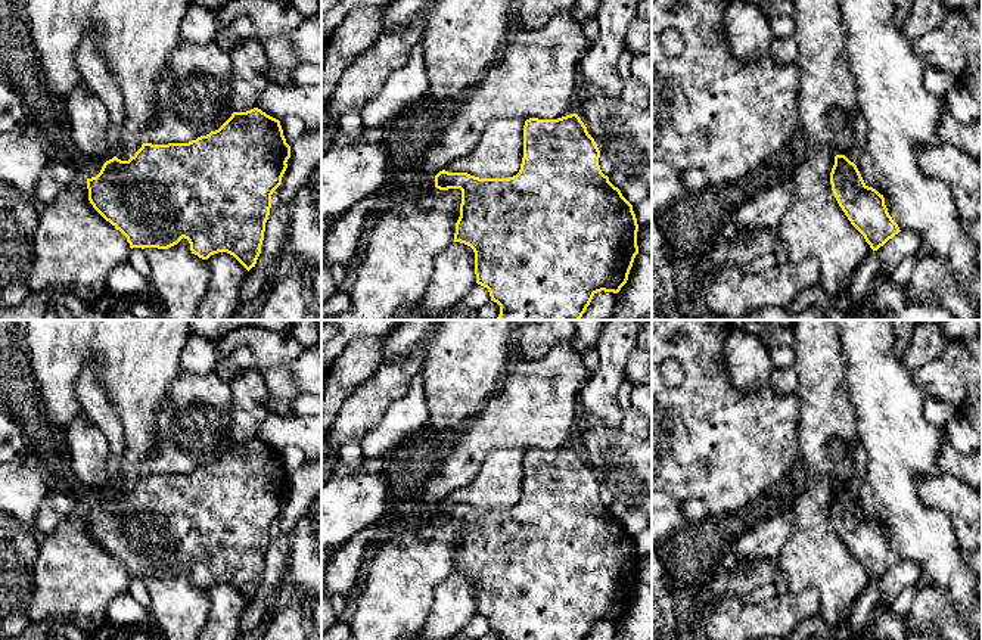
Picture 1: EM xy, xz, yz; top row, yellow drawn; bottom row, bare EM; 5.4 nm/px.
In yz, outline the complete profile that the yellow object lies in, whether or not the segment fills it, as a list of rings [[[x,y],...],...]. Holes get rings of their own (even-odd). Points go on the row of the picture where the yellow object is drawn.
[[[835,108],[829,114],[829,127],[840,130],[845,125],[851,128],[852,139],[845,153],[835,156],[830,173],[832,190],[851,224],[870,248],[877,251],[901,230],[889,215],[883,195],[864,183],[855,165],[864,156],[867,142],[867,124],[861,112],[846,115]]]

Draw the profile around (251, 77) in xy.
[[[255,38],[245,40],[230,52],[233,66],[231,109],[246,112],[257,108],[260,94],[271,83],[268,60],[262,44]]]

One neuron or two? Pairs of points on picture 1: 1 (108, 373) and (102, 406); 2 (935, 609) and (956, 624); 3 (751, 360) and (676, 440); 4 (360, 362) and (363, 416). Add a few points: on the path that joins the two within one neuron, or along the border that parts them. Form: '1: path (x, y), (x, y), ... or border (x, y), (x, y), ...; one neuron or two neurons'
1: border (86, 364), (93, 369), (95, 379), (120, 419); two neurons
2: path (939, 614), (951, 624); one neuron
3: border (723, 347), (726, 373), (737, 390), (764, 387); two neurons
4: border (384, 362), (351, 392), (339, 409); two neurons

